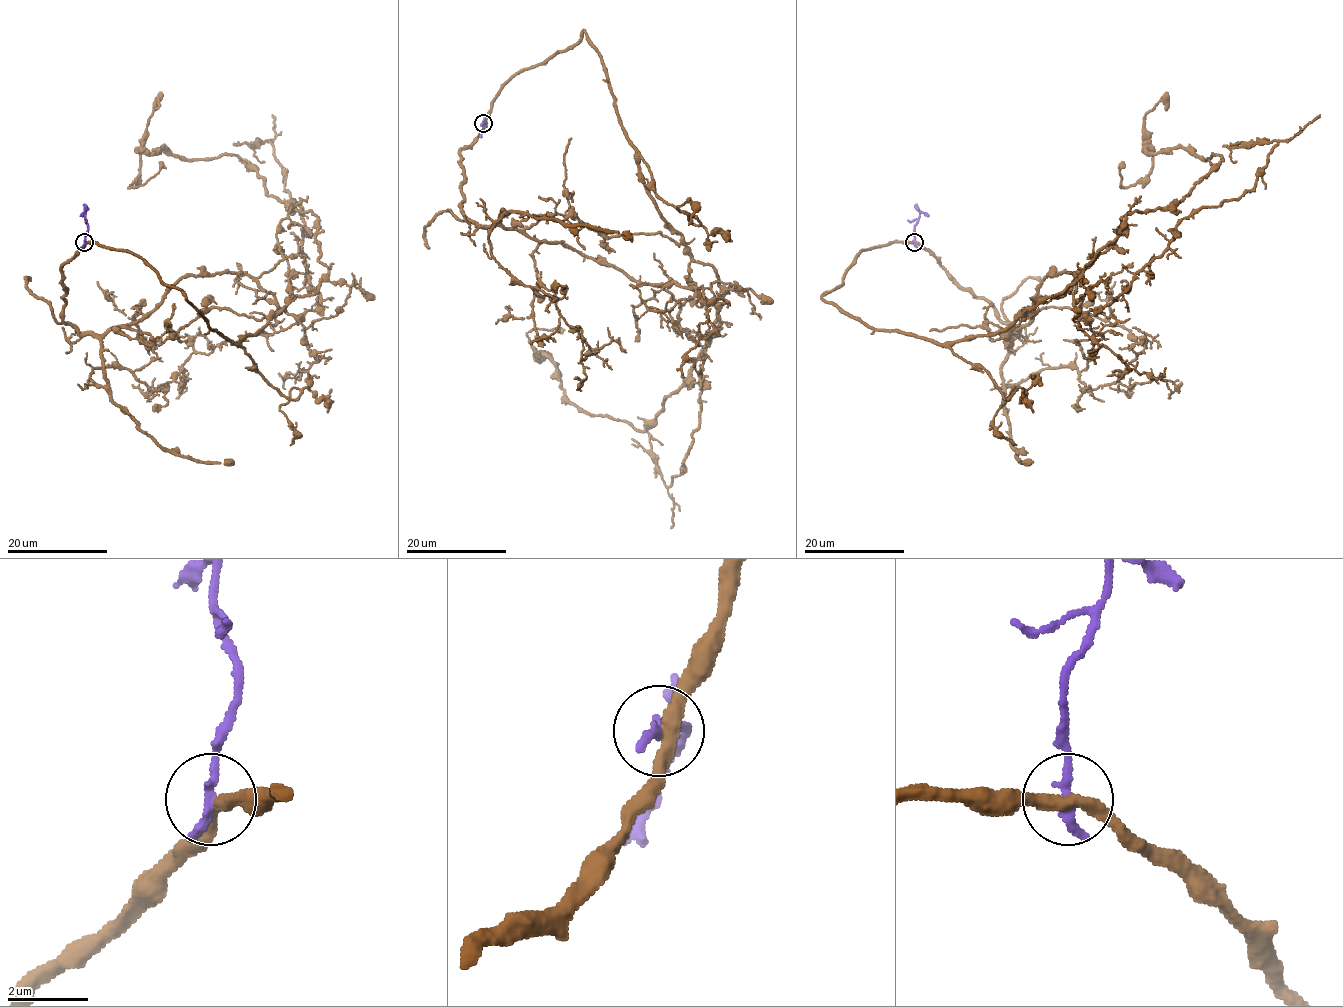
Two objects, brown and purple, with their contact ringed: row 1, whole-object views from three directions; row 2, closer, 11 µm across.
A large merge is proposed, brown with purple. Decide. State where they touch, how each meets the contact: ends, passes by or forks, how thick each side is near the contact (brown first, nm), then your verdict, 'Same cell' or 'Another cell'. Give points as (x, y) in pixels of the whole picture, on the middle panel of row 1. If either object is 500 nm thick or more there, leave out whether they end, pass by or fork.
Place: (483, 123). At the ring brown passes by. At the ring purple ends. Thickness 360 nm (brown) against 320 nm. Another cell

